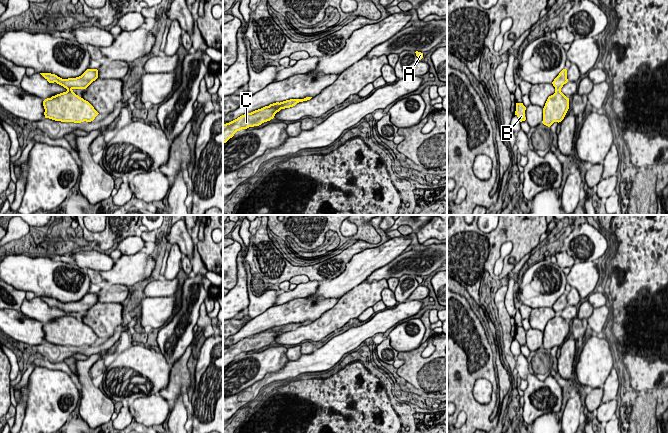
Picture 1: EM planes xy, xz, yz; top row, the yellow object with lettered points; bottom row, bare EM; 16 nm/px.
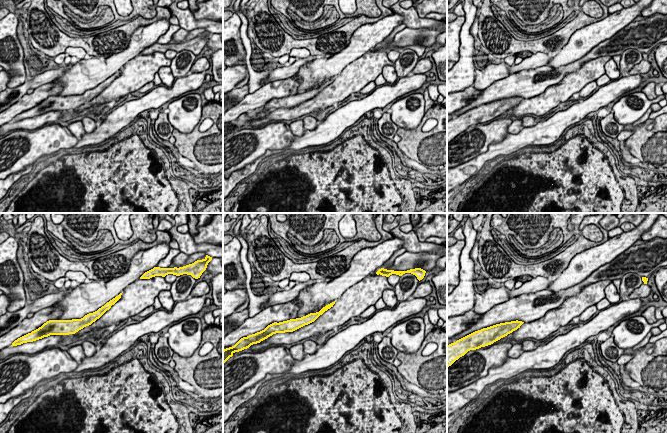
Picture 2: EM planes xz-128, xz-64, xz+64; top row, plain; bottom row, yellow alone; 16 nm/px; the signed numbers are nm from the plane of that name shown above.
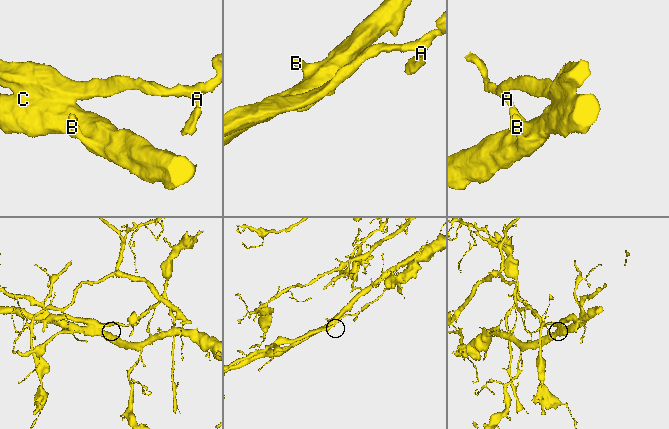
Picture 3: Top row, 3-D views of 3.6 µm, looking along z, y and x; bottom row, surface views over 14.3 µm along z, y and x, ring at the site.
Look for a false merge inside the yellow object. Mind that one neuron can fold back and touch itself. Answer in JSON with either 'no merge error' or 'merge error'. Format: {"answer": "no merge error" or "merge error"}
{"answer": "merge error"}

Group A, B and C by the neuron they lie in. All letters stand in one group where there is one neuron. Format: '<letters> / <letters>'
A / B C

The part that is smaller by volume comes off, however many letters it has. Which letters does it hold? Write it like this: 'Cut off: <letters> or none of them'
Cut off: A

